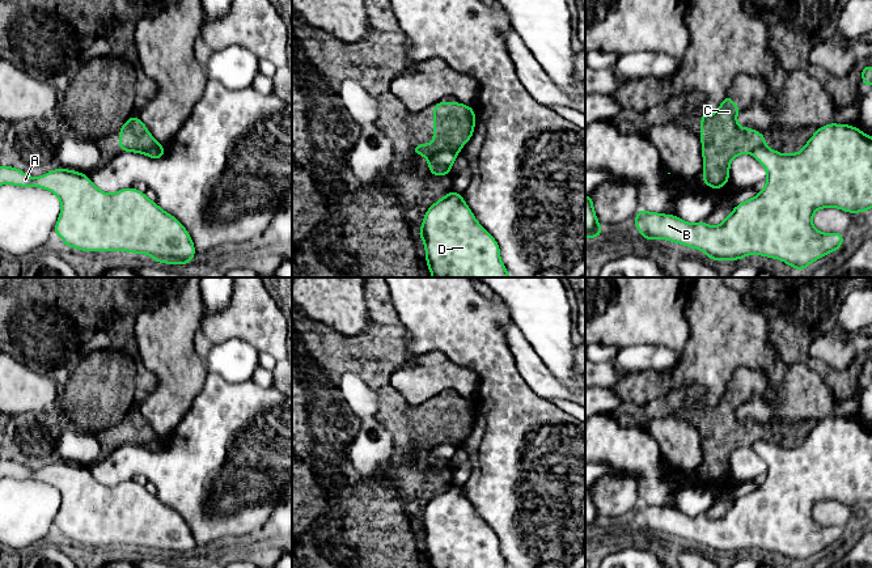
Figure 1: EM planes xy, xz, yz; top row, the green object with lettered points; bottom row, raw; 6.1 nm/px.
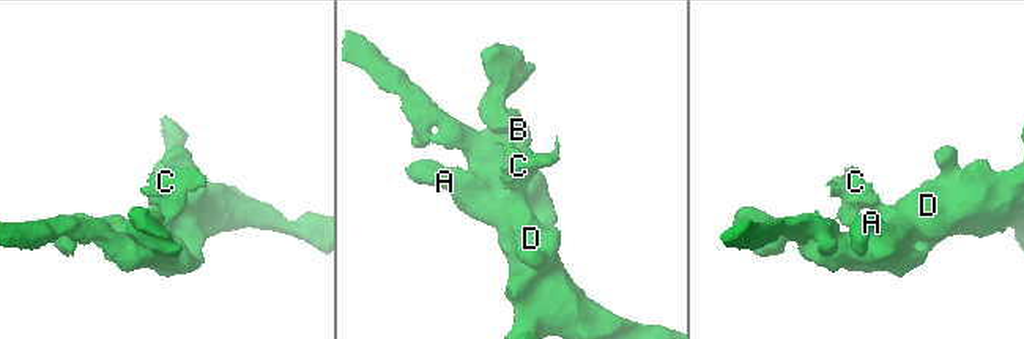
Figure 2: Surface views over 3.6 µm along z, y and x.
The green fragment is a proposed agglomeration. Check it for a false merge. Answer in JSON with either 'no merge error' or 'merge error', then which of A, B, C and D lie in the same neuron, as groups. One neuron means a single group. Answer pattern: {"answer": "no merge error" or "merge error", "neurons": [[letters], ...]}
{"answer": "merge error", "neurons": [["A", "B", "D"], ["C"]]}

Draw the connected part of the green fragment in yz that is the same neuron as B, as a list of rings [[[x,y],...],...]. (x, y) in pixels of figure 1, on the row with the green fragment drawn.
[[[829,123],[816,130],[805,147],[793,154],[783,154],[766,147],[755,148],[752,154],[767,171],[766,186],[757,196],[737,204],[719,226],[704,221],[690,224],[678,216],[638,209],[634,224],[642,238],[661,238],[698,249],[707,254],[712,262],[727,259],[740,260],[748,255],[758,254],[771,259],[780,259],[795,270],[804,271],[821,257],[837,251],[843,246],[845,234],[839,232],[821,233],[813,224],[813,213],[818,208],[839,208],[848,213],[864,213],[872,208],[872,136],[865,136],[858,127],[850,124]]]

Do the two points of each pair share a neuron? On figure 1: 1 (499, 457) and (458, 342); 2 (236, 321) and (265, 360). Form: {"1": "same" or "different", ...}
{"1": "same", "2": "same"}

